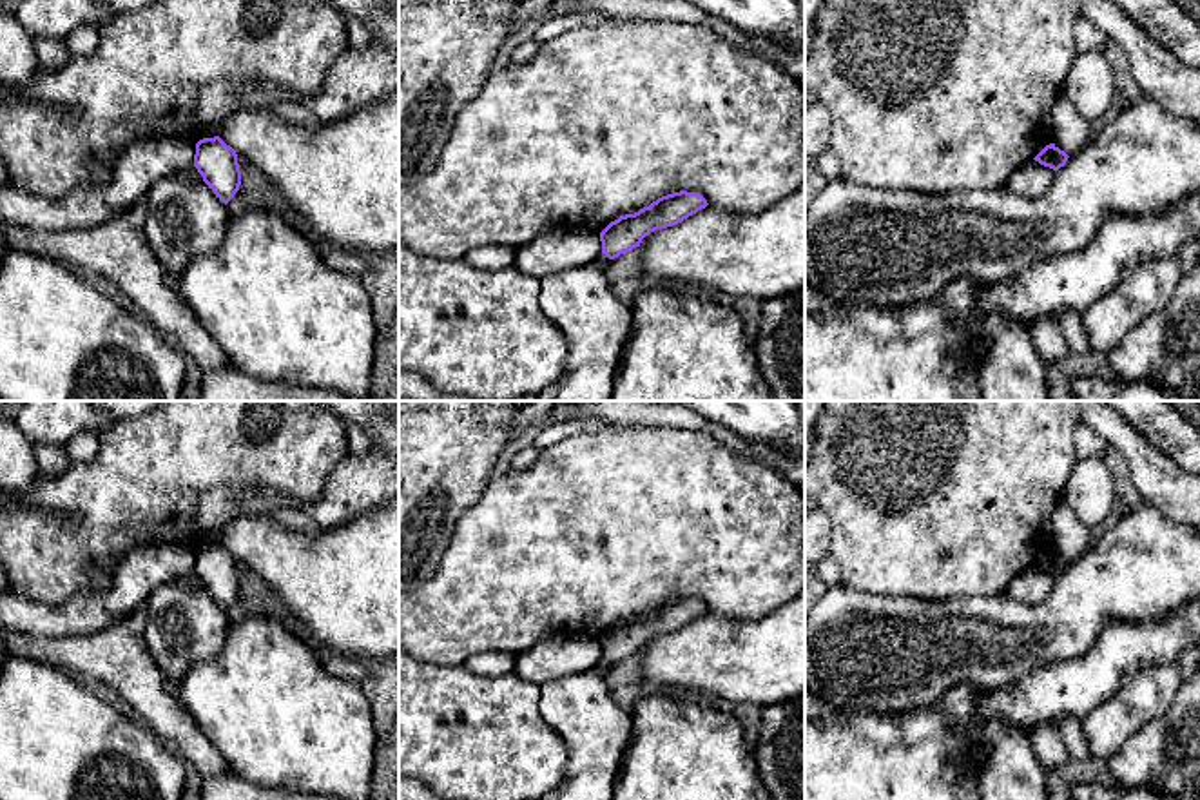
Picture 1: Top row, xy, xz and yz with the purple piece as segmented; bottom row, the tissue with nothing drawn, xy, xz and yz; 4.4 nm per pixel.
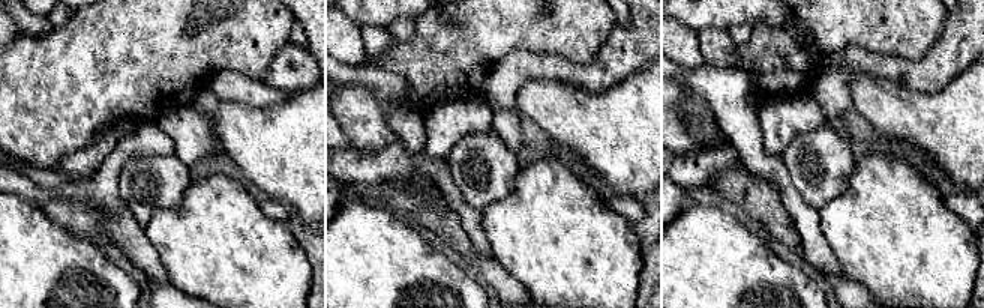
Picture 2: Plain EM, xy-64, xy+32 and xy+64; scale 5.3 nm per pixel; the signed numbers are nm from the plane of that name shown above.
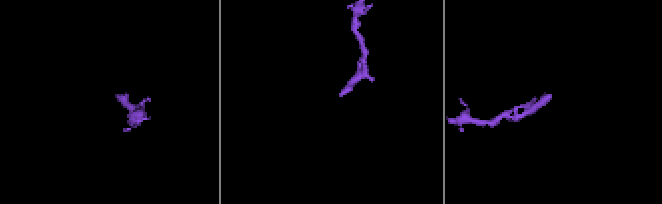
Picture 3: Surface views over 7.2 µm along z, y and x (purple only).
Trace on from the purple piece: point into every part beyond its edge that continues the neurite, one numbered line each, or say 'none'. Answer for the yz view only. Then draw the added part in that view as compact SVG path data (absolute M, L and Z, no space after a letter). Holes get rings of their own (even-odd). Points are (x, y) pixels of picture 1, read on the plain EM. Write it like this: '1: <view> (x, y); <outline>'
none

